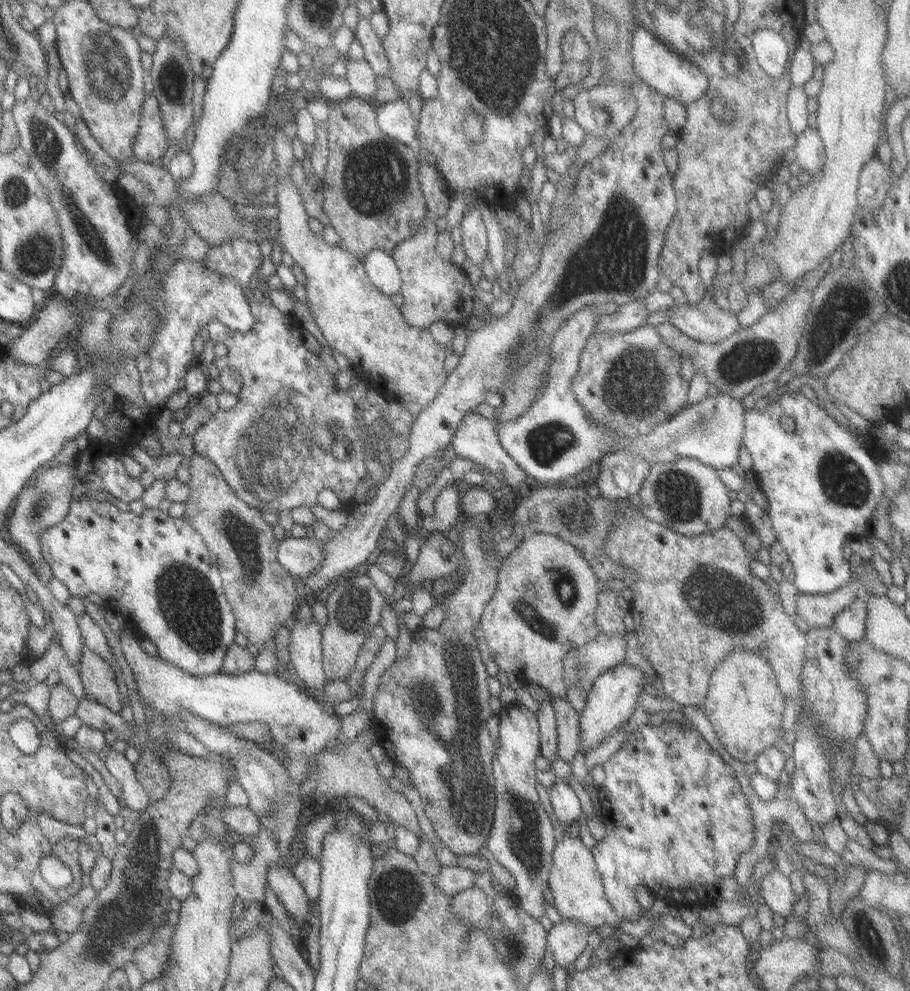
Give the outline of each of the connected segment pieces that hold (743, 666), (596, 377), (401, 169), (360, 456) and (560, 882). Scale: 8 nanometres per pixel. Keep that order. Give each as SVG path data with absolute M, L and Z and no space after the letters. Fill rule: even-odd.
M736 649L712 671L702 709L726 752L740 762L754 763L755 758L768 747L780 749L787 758L792 756L793 746L782 738L785 705L785 696L768 659L752 651Z
M646 322L642 327L628 333L592 332L580 354L579 368L572 381L572 389L588 417L605 430L613 432L613 442L622 445L633 442L637 436L648 434L686 406L689 383L680 376L680 371L680 357L662 343L656 325Z
M350 96L332 103L327 123L328 163L322 176L319 198L322 199L323 212L328 216L328 224L340 237L338 245L362 261L374 249L392 255L396 243L410 238L426 219L428 210L419 183L419 155L379 131L377 109L372 101Z
M252 300L250 303L251 313L254 317L254 325L249 332L236 332L230 330L230 328L224 327L221 325L220 321L210 320L210 323L205 327L208 329L209 341L212 341L214 344L222 343L226 346L226 356L220 356L220 358L215 358L213 365L222 370L222 368L230 368L234 372L240 374L240 380L242 380L242 389L238 396L238 402L234 408L231 410L222 410L219 409L216 412L214 418L208 417L206 421L202 424L201 429L196 429L196 434L193 436L193 445L195 446L195 452L203 457L206 457L210 460L210 463L214 464L215 468L218 468L220 474L224 478L224 481L232 488L232 490L248 505L252 508L257 508L261 512L269 510L282 511L282 510L292 510L292 508L300 508L300 506L315 506L316 497L322 489L327 489L332 492L335 492L342 500L342 509L347 510L354 503L354 493L356 491L356 486L360 484L361 481L366 477L366 457L370 455L372 458L379 453L380 447L375 446L374 444L374 434L368 431L369 439L367 442L363 443L360 438L360 433L358 430L358 423L360 422L360 414L358 412L358 407L355 404L352 404L352 390L340 391L337 390L337 384L335 377L328 371L325 363L319 358L318 355L309 352L304 345L304 332L302 332L301 323L296 319L294 313L282 313L279 309L274 307L271 303L270 305L266 303L256 303ZM336 423L339 426L342 426L344 434L341 437L344 439L346 448L346 458L344 460L337 460L333 457L331 452L332 444L332 434L329 430L330 424Z
M562 832L557 836L552 856L548 885L552 895L554 895L555 908L560 914L561 920L581 922L589 928L600 928L602 925L618 928L623 918L615 913L615 910L604 896L602 880L591 848L584 846L580 838L569 838Z

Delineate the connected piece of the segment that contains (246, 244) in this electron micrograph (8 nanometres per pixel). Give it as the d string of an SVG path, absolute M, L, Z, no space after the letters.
M237 238L212 247L206 252L202 263L210 272L215 272L222 278L233 278L244 287L250 284L262 260L258 243Z

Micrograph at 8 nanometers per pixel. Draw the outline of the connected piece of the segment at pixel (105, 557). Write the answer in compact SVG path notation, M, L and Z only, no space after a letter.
M82 497L79 501L71 501L66 516L58 522L58 524L43 530L40 533L39 539L41 555L50 565L54 578L60 580L60 582L68 588L72 596L83 597L90 594L90 592L92 592L92 594L98 594L111 611L117 616L122 617L125 623L138 628L150 642L154 643L154 646L157 646L157 658L169 662L194 676L215 675L220 673L227 648L235 643L234 637L237 633L235 626L236 620L233 616L231 606L227 603L225 592L223 591L223 582L218 565L209 555L201 534L197 530L194 530L194 527L183 517L172 517L168 514L168 511L164 512L159 508L144 509L142 514L137 515L129 511L121 511L112 505L112 503L99 502L92 497L89 500Z

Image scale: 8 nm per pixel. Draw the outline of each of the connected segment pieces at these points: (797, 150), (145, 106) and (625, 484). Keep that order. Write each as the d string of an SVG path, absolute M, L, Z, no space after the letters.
M808 127L797 134L793 150L795 154L794 163L800 166L804 178L820 174L826 161L825 148L815 128Z
M150 93L143 100L139 123L138 134L132 145L135 158L146 163L157 163L169 145L158 101Z
M624 449L606 453L598 463L599 472L595 482L599 495L613 500L636 496L650 468L646 459Z

